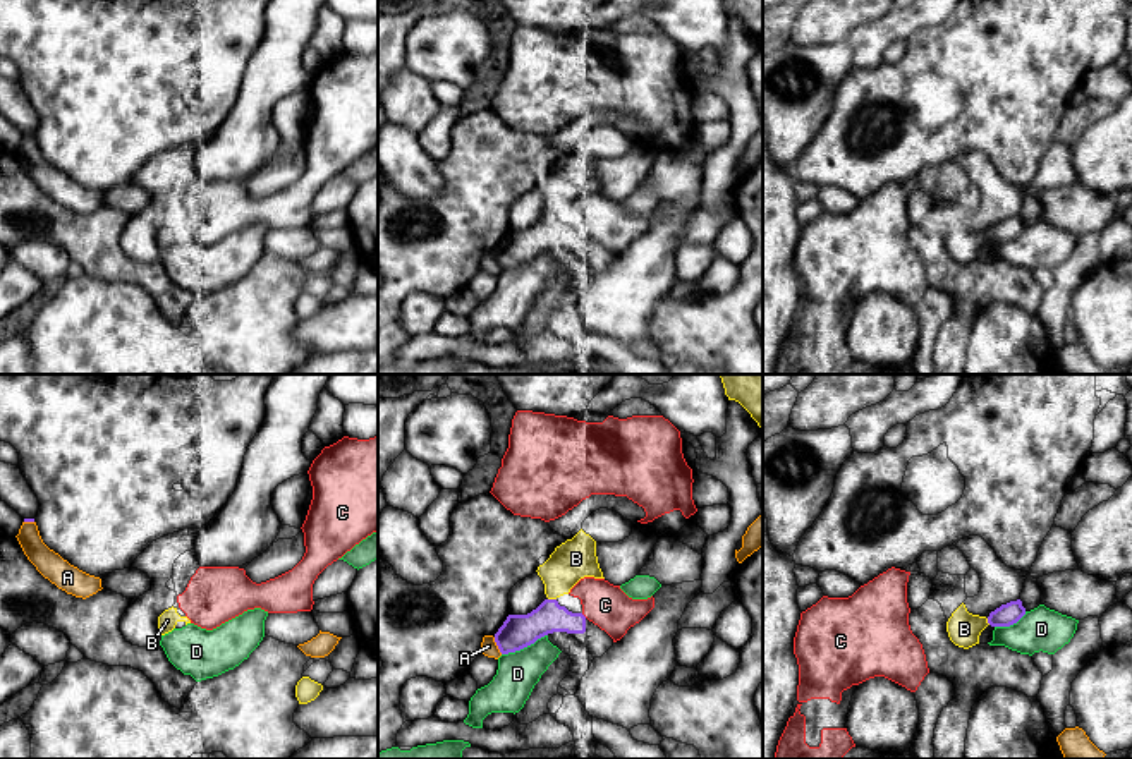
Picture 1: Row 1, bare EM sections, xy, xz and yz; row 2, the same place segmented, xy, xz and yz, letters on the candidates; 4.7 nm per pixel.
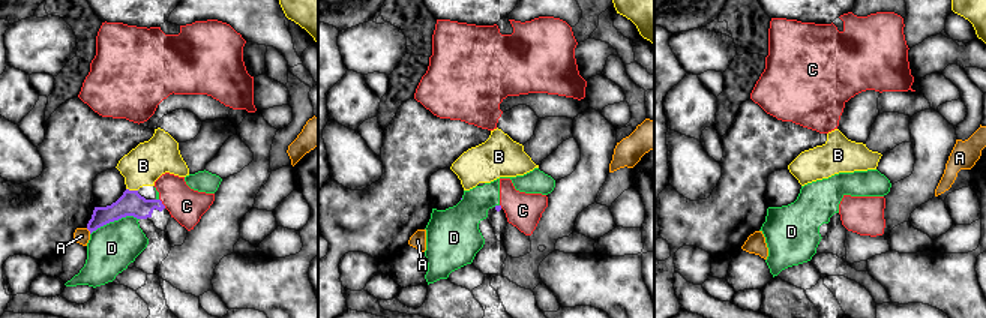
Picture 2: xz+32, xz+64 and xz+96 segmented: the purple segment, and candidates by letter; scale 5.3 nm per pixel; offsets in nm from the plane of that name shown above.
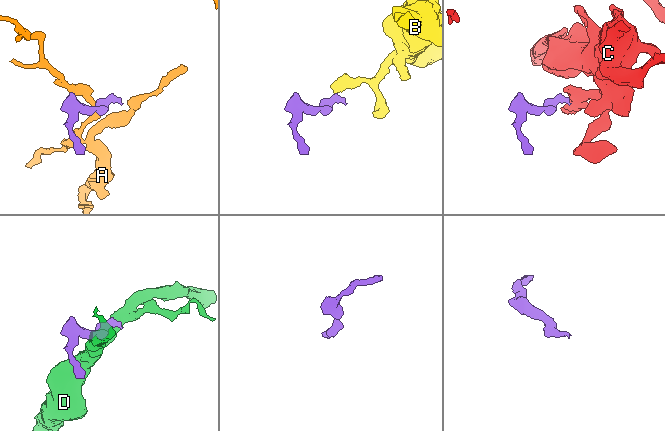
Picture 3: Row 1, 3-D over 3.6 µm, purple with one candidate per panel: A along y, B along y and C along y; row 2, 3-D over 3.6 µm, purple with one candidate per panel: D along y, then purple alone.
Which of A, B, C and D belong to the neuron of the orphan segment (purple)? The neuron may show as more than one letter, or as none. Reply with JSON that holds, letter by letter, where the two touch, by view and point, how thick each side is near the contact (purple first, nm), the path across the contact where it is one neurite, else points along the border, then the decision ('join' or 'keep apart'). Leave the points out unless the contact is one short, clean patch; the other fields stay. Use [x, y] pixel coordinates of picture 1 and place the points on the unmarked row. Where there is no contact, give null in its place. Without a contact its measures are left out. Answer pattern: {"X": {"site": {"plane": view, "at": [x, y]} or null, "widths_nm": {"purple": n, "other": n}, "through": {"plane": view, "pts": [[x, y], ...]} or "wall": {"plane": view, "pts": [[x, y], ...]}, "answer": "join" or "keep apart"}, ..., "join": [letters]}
{"A": {"site": {"plane": "xz", "at": [497, 260]}, "widths_nm": {"purple": 160, "other": 80}, "answer": "keep apart"}, "B": {"site": {"plane": "xz", "at": [552, 215]}, "widths_nm": {"purple": 160, "other": 190}, "through": {"plane": "xz", "pts": [[519, 246], [526, 244], [552, 215], [559, 191], [576, 174]]}, "answer": "join"}, "C": {"site": {"plane": "xz", "at": [583, 230]}, "widths_nm": {"purple": 150, "other": 200}, "answer": "keep apart"}, "D": {"site": {"plane": "xz", "at": [524, 261]}, "widths_nm": {"purple": 160, "other": 200}, "wall": {"plane": "xz", "pts": [[547, 249], [502, 270]]}, "answer": "keep apart"}, "join": ["B"]}

